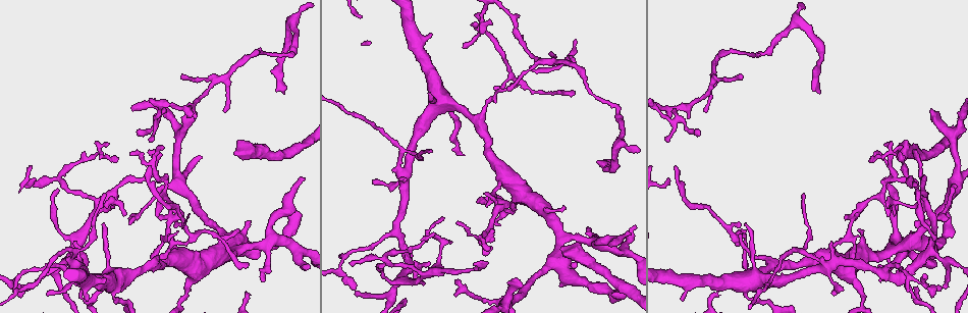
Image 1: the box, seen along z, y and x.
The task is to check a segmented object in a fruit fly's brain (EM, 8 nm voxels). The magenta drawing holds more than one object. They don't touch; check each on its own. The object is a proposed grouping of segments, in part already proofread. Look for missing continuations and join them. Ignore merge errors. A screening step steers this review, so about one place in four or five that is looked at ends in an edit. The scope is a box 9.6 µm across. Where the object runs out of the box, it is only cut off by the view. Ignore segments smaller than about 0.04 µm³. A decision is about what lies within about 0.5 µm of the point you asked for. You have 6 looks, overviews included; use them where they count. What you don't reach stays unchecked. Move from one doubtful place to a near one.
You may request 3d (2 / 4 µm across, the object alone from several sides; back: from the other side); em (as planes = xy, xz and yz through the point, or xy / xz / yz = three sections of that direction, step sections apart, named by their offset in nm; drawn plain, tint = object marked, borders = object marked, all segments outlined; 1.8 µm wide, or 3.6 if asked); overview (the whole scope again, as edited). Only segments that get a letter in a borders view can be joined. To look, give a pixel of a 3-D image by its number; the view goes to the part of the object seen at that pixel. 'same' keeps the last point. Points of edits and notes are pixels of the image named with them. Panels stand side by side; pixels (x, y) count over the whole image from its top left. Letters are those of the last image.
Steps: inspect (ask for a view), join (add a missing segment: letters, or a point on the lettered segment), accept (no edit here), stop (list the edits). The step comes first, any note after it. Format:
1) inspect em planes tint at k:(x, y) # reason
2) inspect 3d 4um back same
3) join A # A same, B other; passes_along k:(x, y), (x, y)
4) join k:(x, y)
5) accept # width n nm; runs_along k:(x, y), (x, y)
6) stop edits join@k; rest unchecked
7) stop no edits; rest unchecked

inspect em planes borders at 1:(374, 181) # tapers out

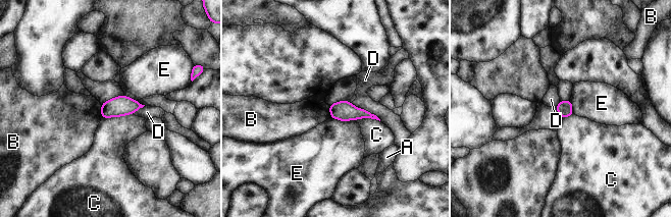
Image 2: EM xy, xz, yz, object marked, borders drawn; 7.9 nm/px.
accept # A other, B other, C other, D other, E other; border 2:(100, 105), (100, 115), (102, 117); none of them fits

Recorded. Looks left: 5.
inspect 3d 2um back at 1:(339, 268)

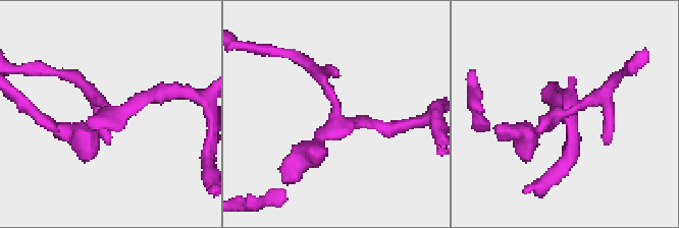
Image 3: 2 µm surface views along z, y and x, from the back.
inspect em xz step 16 tint at 3:(110, 113)

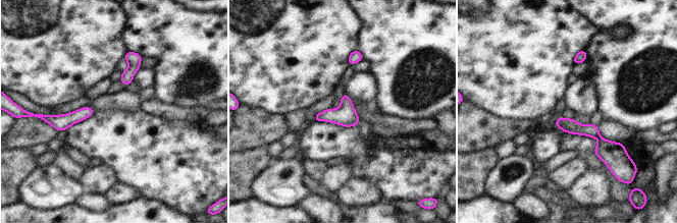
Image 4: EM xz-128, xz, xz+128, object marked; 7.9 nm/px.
inspect em planes borders same

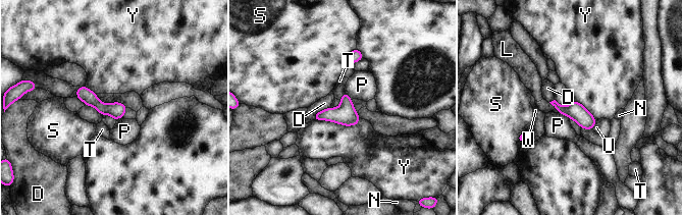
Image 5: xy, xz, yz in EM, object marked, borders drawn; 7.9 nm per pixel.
accept # width 140 nm; D other, L other, N other, P other, S other, T other, U other, W other, Y other; no lettered segment goes on from it

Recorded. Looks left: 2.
stop no edits; rest unchecked

